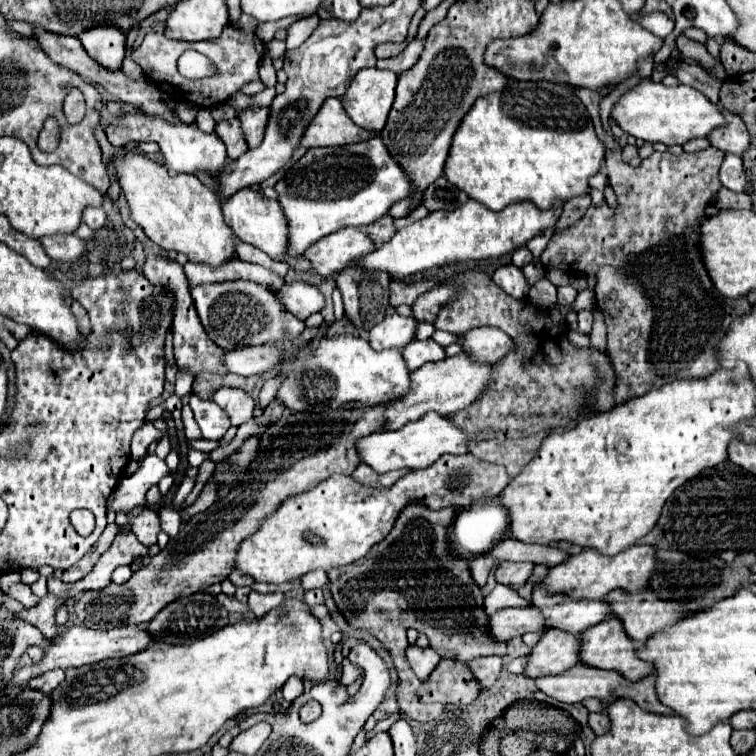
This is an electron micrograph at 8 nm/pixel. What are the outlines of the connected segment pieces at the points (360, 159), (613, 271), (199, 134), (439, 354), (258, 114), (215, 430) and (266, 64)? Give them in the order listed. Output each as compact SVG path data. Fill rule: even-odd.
M374 136L374 138L370 138L370 140L364 140L364 142L358 142L358 144L348 144L348 146L338 146L338 148L310 148L310 150L284 174L284 178L276 182L274 190L278 192L278 202L280 202L280 206L282 206L282 212L284 212L284 216L286 216L286 222L288 222L288 252L290 252L290 256L300 256L308 246L312 246L312 244L318 242L320 238L324 238L324 236L328 236L330 232L336 232L336 230L340 230L340 228L346 228L346 226L368 226L368 224L376 222L380 216L388 214L388 208L392 206L392 202L402 200L402 198L408 198L408 196L414 192L412 182L408 180L408 174L392 160L392 156L388 156L388 150L384 148L384 144L382 144L382 140L380 140L378 136Z
M574 90L580 94L580 100L586 104L590 116L594 118L596 134L606 148L606 168L608 178L612 180L616 194L616 208L612 210L606 202L600 206L590 206L586 214L572 226L556 232L546 250L542 252L544 268L560 268L566 262L566 270L580 270L584 274L594 274L598 278L596 284L596 306L606 316L608 326L608 356L612 358L612 366L618 374L616 384L616 402L644 396L652 388L660 388L672 380L690 380L690 378L706 378L718 368L716 360L716 344L726 334L730 322L738 316L748 314L752 308L746 298L724 298L712 284L702 254L698 248L698 226L706 218L704 208L714 198L716 190L720 190L718 170L724 160L724 152L710 146L698 152L682 152L674 156L670 152L654 152L650 158L642 160L640 168L632 168L622 162L622 150L606 136L598 116L600 94L590 90Z
M130 112L118 116L116 122L110 122L106 126L106 136L110 144L114 146L126 146L132 142L132 138L145 138L145 142L156 142L164 154L164 164L170 168L172 174L176 172L196 172L206 170L208 174L216 174L224 168L226 162L226 146L218 138L216 132L202 132L196 124L184 124L180 120L164 120L160 116L148 116L144 112Z
M432 338L430 340L424 340L424 342L414 340L414 342L406 344L400 352L402 352L402 358L406 362L408 372L414 372L416 368L420 368L426 362L444 360L444 348L438 346Z
M250 106L242 112L238 112L238 120L242 122L242 128L244 128L244 136L246 136L246 142L250 148L256 148L262 138L264 138L264 130L266 130L266 124L268 124L268 112L270 108L260 108L260 106Z
M190 398L190 408L194 412L194 420L198 422L202 436L206 440L220 440L230 428L228 414L216 404L200 398Z
M266 54L264 58L262 58L262 64L260 64L260 80L266 84L266 86L276 86L276 70L274 70L274 66L270 64L270 56Z

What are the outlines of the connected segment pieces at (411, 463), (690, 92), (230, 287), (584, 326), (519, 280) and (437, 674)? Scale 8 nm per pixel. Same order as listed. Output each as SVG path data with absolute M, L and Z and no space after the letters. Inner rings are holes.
M426 412L416 422L408 422L404 428L400 428L396 432L382 430L382 432L374 432L372 436L360 438L356 442L356 450L360 454L360 462L370 466L378 474L386 474L390 470L400 470L400 468L422 470L422 468L428 468L434 460L438 460L446 452L466 454L468 436L464 436L464 432L460 432L460 428L456 428L450 420L442 418L440 414Z
M642 78L634 88L624 92L616 100L610 118L630 136L650 144L662 142L666 146L684 144L692 138L706 138L712 128L720 128L726 124L718 106L712 104L696 88L684 84L664 86L662 82L654 82L650 78Z
M250 280L200 284L192 288L192 298L206 334L224 350L292 340L292 338L298 338L306 328L302 320L298 320L292 312L288 312L278 302L272 290L260 284L254 284Z
M580 310L578 312L578 332L588 334L592 330L592 310Z
M504 264L504 266L498 266L492 274L492 280L510 296L516 296L516 298L524 298L530 290L524 274L520 268L516 268L514 264Z
M442 660L428 680L422 682L418 690L420 702L440 702L440 704L470 704L476 700L480 686L472 680L472 672L464 662Z

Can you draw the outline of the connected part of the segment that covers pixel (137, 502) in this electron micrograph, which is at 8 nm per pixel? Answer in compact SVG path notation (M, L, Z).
M148 454L142 460L142 466L132 474L132 476L124 476L120 480L120 484L112 490L112 494L106 500L106 510L108 512L132 512L134 508L142 506L142 508L150 508L156 510L156 502L148 502L146 492L150 486L158 484L160 478L164 478L168 474L168 466L164 462L160 462L160 458L156 454Z

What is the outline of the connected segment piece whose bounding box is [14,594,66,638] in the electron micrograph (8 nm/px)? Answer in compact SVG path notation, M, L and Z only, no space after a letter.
M48 594L46 598L40 600L38 606L30 608L30 610L22 610L18 614L14 614L14 618L20 618L20 620L26 620L30 622L32 626L36 626L46 638L54 638L58 634L58 628L56 628L56 622L54 622L54 616L56 616L56 606L58 602L66 602L64 598L60 596L54 596L54 594Z

